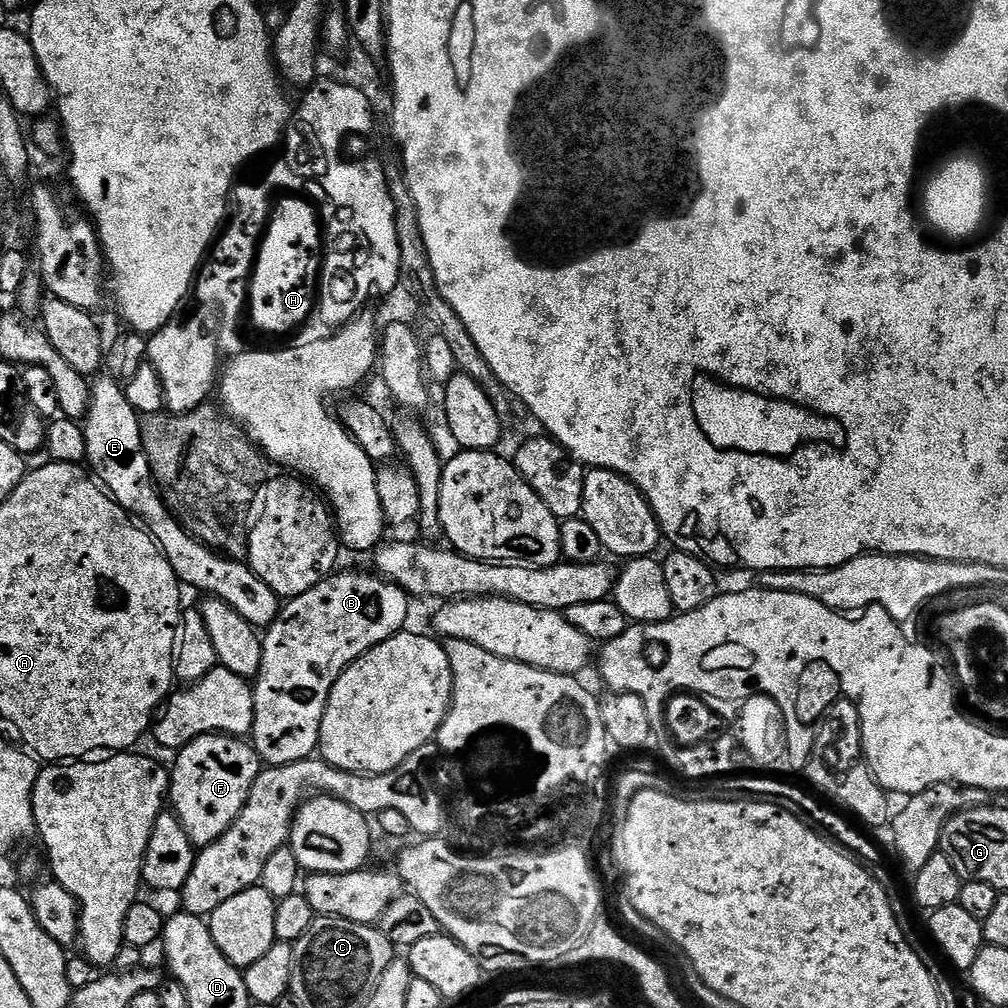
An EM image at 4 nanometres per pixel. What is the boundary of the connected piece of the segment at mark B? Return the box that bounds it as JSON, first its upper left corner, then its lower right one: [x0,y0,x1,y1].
[250,572,410,765]

